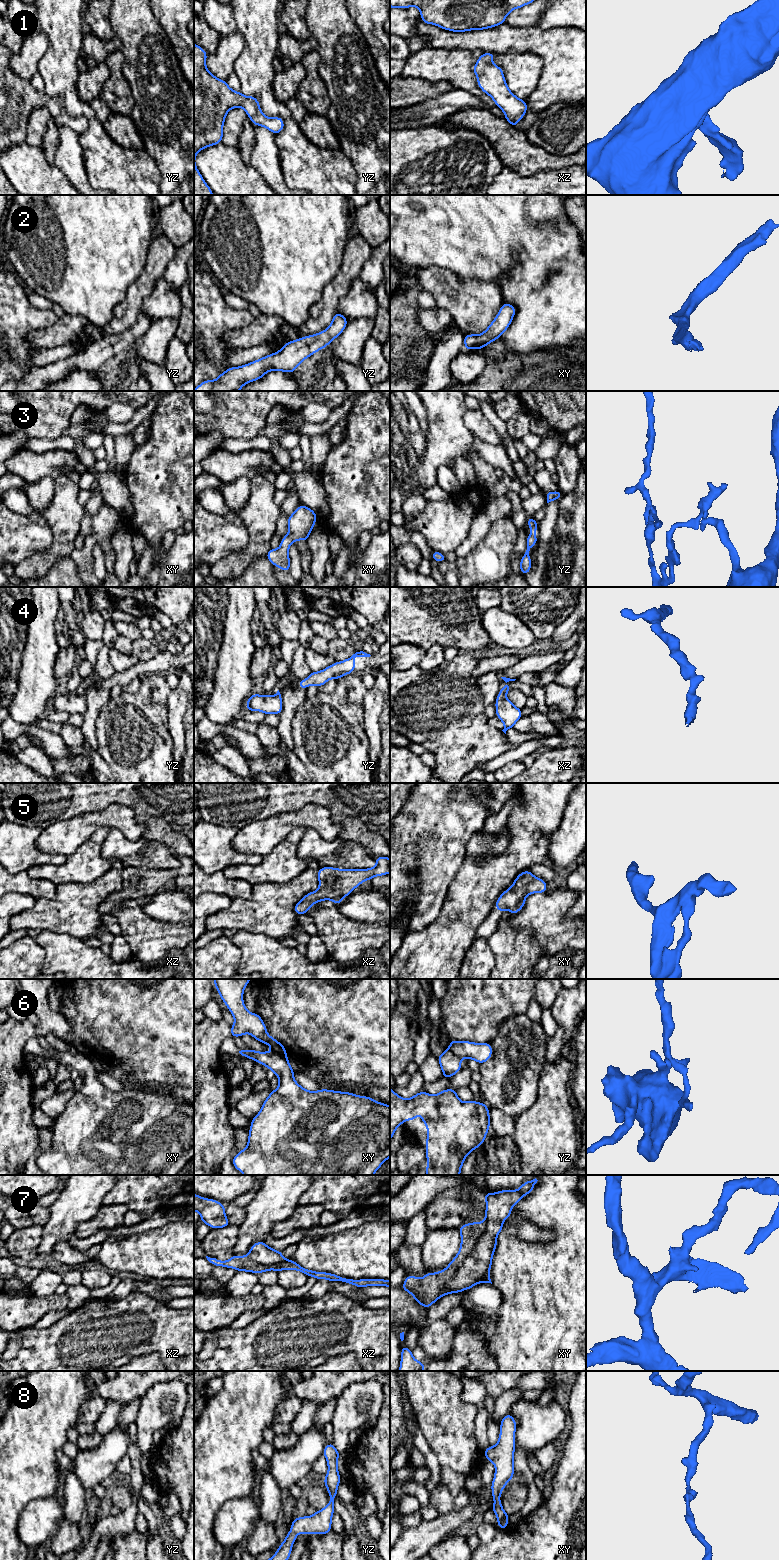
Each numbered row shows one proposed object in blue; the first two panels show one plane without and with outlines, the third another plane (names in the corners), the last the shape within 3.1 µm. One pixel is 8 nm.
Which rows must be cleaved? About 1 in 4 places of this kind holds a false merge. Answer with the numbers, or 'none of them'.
6

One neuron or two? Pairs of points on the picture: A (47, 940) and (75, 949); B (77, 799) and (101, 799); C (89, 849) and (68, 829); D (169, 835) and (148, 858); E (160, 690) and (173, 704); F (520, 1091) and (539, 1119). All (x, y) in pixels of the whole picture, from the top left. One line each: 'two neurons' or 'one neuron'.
A: one neuron
B: one neuron
C: two neurons
D: two neurons
E: two neurons
F: two neurons

